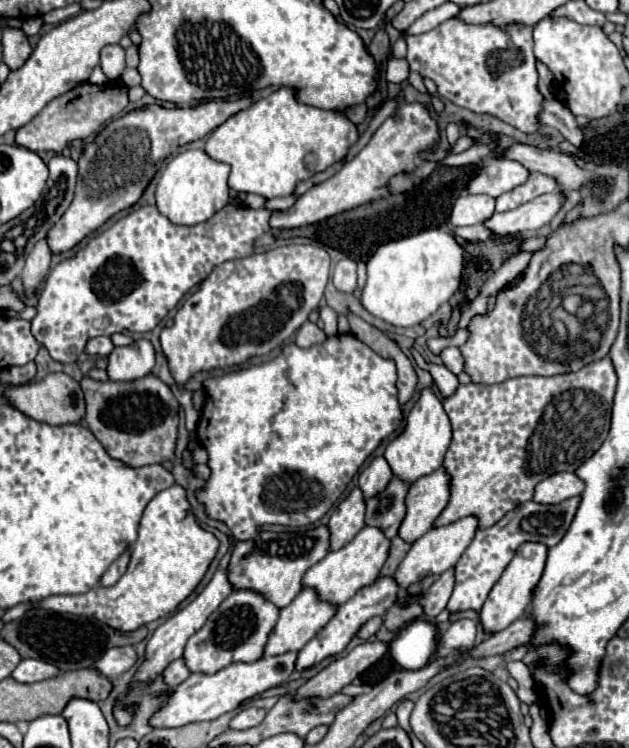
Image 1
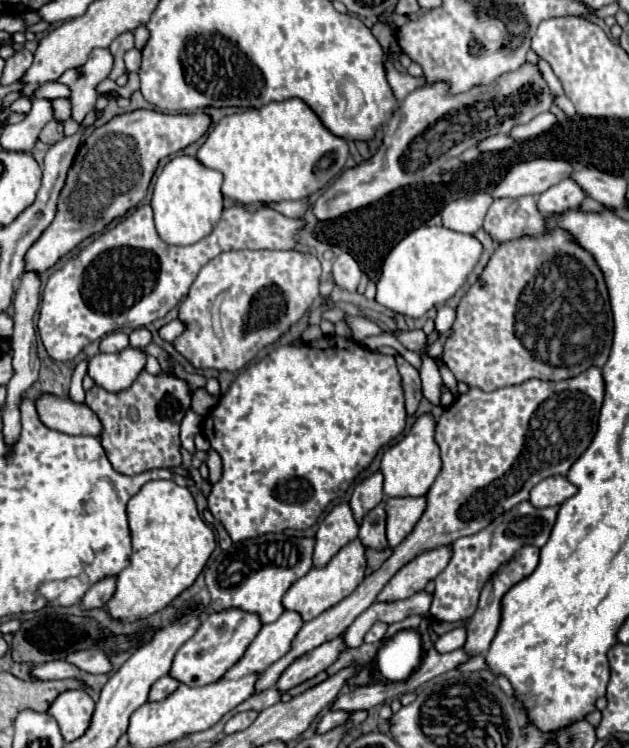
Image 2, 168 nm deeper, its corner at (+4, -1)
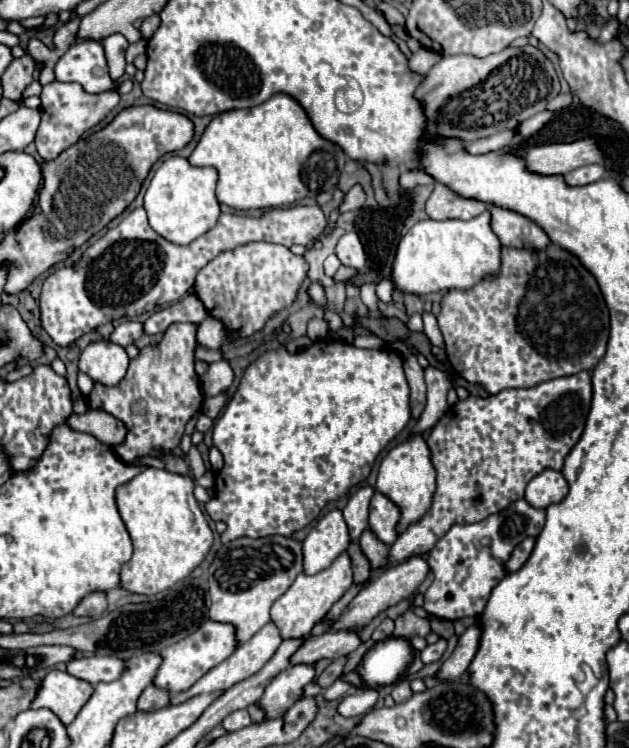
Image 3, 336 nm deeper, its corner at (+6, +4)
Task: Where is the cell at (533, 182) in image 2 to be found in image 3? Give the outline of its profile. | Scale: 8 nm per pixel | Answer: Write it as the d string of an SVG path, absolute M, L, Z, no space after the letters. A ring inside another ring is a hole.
M594 139L542 145L526 153L526 169L538 175L566 175L572 169L592 163L602 163L602 151Z

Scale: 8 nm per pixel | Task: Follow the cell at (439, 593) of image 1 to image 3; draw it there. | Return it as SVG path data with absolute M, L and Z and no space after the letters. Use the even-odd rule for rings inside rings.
M340 629L308 639L292 657L292 663L318 663L320 659L338 659L360 647L360 631Z

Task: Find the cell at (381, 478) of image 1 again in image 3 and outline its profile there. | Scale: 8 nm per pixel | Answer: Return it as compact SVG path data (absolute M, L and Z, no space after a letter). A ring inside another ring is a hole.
M364 485L364 487L360 487L350 497L350 501L346 503L346 507L342 509L344 519L348 523L348 529L350 529L352 541L358 541L360 533L368 527L368 511L370 511L370 499L372 499L372 495L374 495L374 489L368 487L368 485Z

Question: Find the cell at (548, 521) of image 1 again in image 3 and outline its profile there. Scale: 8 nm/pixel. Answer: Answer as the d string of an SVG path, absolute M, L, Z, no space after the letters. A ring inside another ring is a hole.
M518 499L500 513L472 525L454 525L436 547L428 553L428 565L434 573L434 583L424 593L424 609L440 619L460 619L482 615L490 591L502 581L504 563L512 549L528 537L538 537L546 521L546 511Z

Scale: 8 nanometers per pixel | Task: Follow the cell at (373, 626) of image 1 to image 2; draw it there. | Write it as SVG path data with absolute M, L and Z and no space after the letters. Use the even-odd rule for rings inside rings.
M376 622L376 626L372 626L372 630L366 634L364 642L380 642L380 640L384 640L386 630L388 630L386 622Z

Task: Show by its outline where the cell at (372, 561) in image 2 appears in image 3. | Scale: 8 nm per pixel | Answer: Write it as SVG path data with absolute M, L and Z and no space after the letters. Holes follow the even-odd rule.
M350 543L348 553L350 553L350 557L352 557L354 583L364 583L364 581L370 577L370 573L372 573L370 561L366 561L366 555L362 553L362 549L360 549L360 545L358 545L358 543Z

